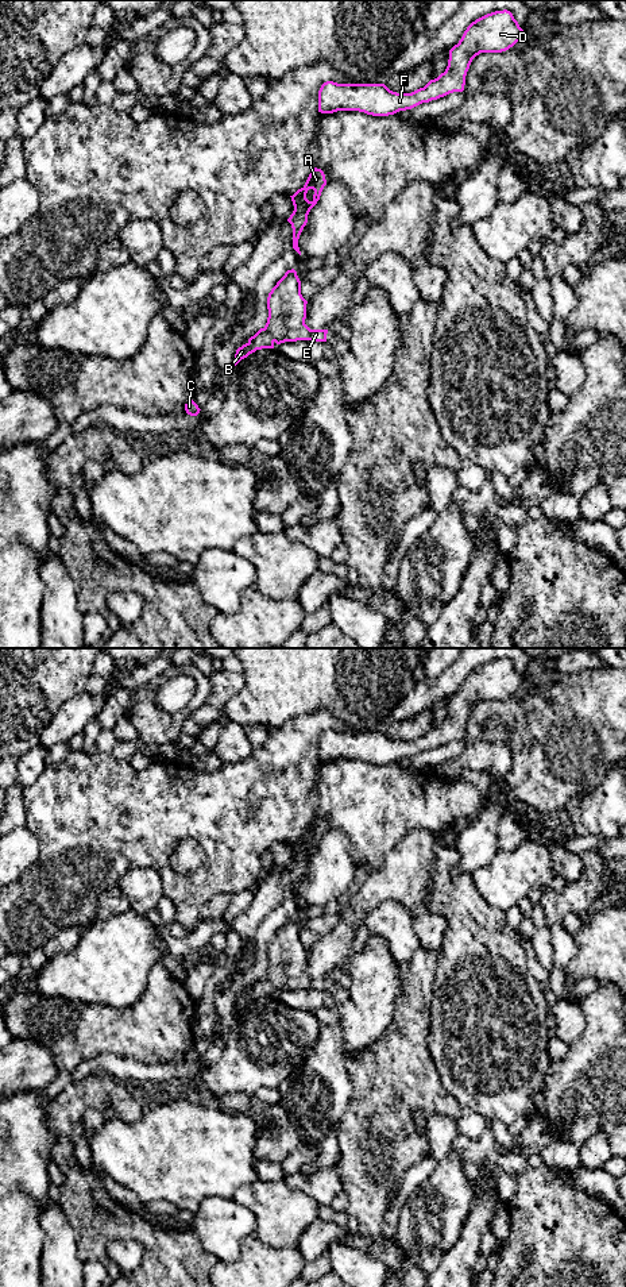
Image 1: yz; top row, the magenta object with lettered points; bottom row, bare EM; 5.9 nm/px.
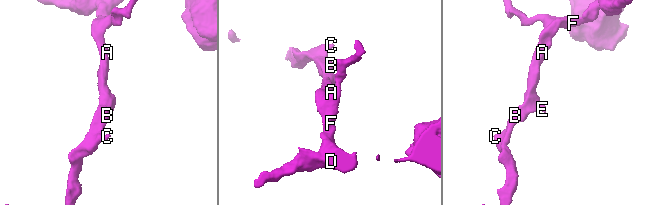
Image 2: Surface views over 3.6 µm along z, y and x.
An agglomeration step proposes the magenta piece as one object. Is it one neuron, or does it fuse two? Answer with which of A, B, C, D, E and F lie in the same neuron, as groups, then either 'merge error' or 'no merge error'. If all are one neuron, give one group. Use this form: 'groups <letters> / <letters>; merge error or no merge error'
groups A B C D E F; no merge error

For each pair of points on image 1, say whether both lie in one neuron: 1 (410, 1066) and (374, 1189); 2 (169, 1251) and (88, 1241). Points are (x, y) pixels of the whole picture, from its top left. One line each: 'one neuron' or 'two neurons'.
1: one neuron
2: one neuron

